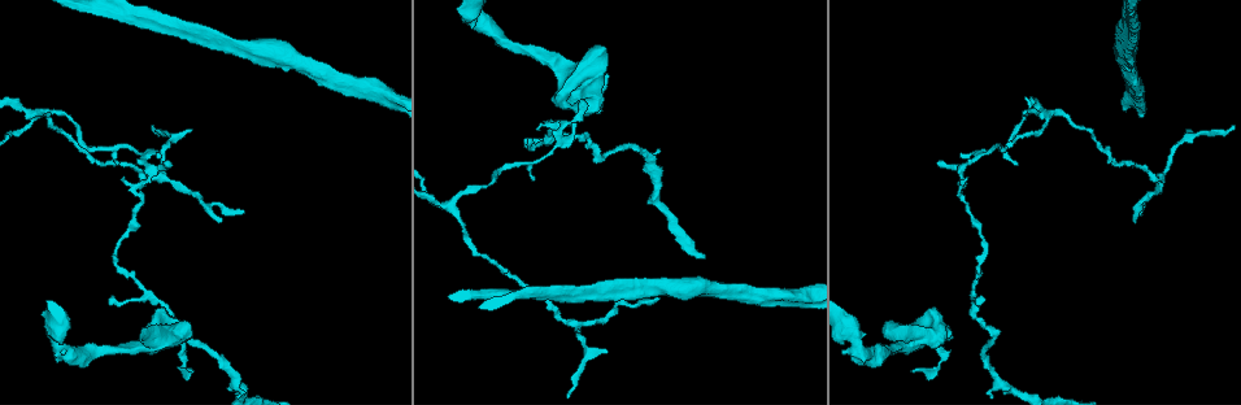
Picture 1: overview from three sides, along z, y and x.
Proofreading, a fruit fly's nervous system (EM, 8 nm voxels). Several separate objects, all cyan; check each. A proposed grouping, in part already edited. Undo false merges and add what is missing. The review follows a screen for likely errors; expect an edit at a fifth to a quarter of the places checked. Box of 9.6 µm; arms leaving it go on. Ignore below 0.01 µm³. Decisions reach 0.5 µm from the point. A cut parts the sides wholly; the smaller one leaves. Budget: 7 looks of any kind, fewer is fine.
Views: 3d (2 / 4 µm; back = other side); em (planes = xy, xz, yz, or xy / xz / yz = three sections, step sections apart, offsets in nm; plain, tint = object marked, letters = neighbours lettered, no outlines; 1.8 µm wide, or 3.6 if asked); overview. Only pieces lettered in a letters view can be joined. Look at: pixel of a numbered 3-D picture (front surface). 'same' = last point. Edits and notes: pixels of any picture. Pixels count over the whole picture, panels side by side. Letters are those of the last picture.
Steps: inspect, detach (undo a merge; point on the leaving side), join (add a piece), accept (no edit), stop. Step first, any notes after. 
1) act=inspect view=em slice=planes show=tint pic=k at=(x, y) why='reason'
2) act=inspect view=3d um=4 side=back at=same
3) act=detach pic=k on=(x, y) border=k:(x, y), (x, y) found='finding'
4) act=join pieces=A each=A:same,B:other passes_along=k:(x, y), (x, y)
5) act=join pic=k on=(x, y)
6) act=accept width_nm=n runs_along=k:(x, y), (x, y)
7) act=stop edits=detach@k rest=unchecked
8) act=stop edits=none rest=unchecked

act=inspect view=3d um=2 pic=1 at=(209, 38) why='arms part here'

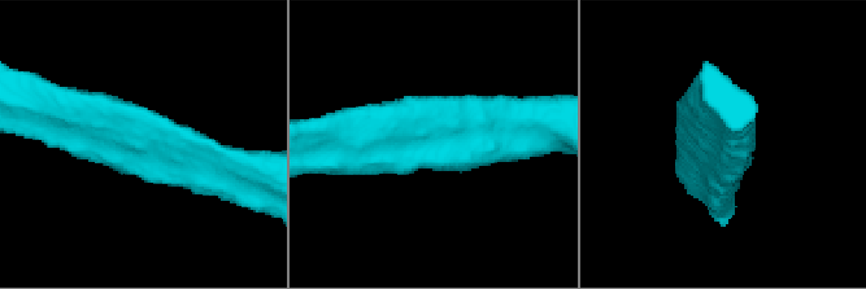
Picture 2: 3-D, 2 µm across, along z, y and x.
act=inspect view=em slice=yz step=8 show=tint pic=2 at=(428, 153) why='need the tissue'

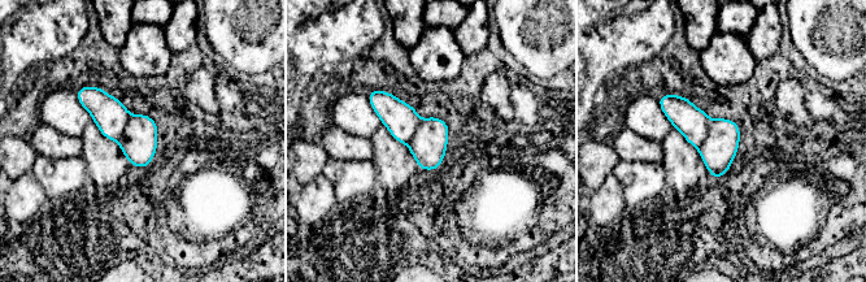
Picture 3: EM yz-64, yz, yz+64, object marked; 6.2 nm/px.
act=inspect view=em slice=planes show=letters at=same why='another direction'

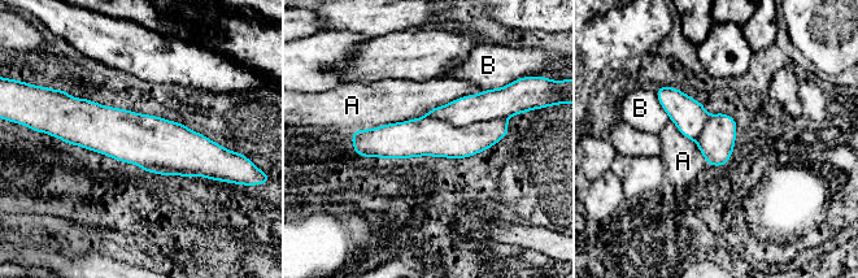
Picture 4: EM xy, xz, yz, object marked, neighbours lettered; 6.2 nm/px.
act=detach pic=4 on=(427, 137) width_nm=260 each=A:other,B:other part_leaving=4:(60, 133), (118, 133), (214, 153) found='two neurons meet here'

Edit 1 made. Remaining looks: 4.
act=inspect view=overview why='redraw'

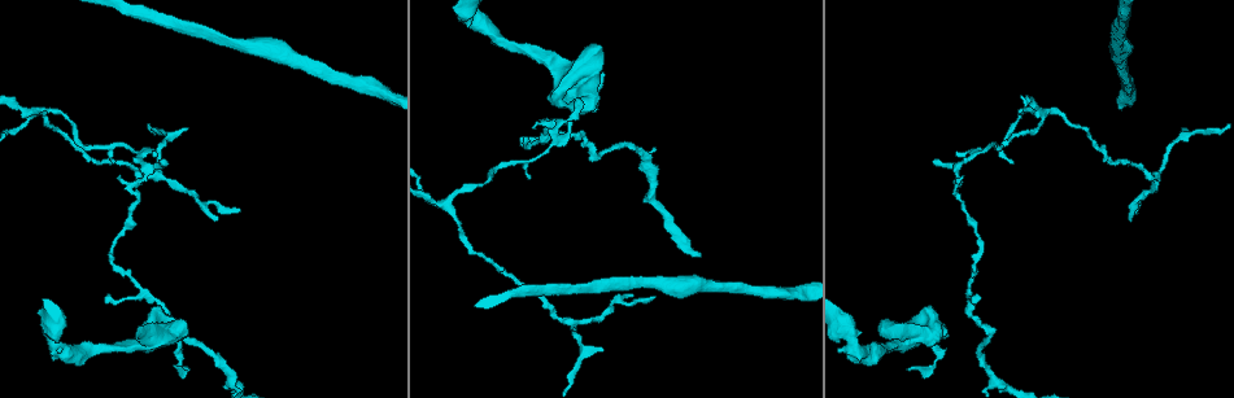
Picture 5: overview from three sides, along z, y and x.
act=inspect view=em slice=planes show=tint pic=5 at=(1037, 111) why='four arms meet'

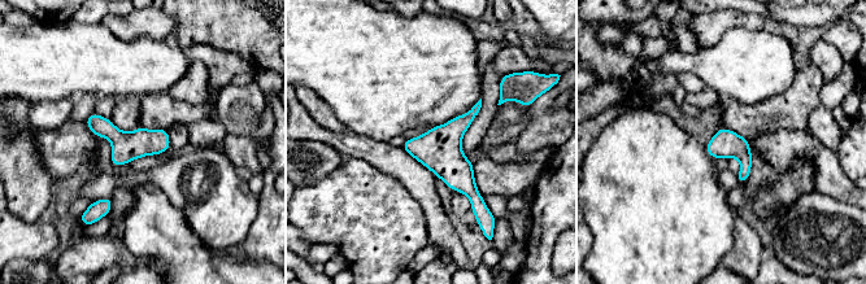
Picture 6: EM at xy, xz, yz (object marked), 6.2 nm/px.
act=inspect view=em slice=planes show=letters at=same

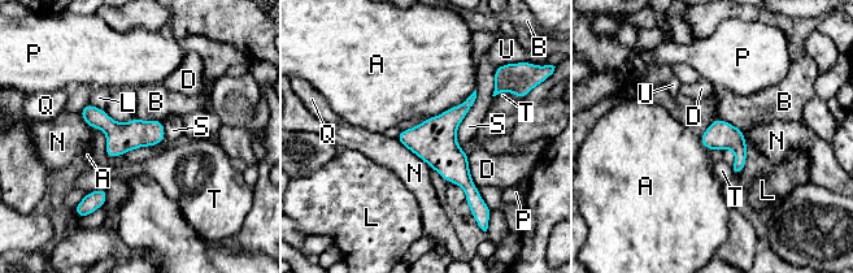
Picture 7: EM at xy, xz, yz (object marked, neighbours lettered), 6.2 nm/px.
act=accept width_nm=170 each=A:other,B:other,D:other,L:other,N:other,P:other,Q:other,S:other,T:other,U:other border=7:(135, 117), (161, 121) found='one neuron here'

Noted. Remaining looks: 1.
act=stop edits=detach@4 rest=unchecked

